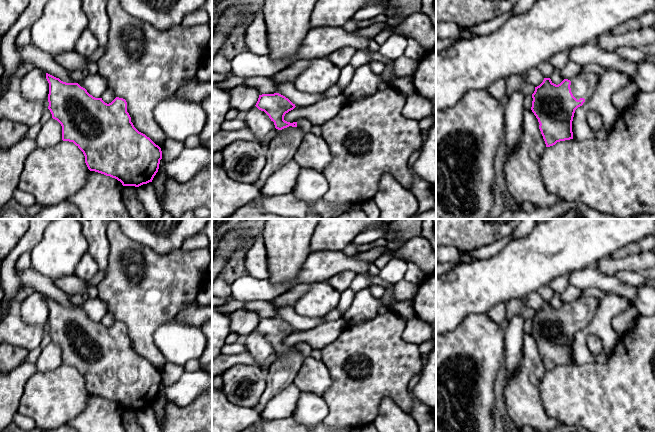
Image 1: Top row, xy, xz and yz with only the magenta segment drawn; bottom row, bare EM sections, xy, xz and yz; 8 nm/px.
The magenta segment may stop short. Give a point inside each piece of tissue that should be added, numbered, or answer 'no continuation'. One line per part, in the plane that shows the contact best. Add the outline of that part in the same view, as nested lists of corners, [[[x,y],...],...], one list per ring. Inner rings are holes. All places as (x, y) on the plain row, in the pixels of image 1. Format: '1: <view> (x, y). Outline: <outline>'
1: yz (583, 309). Outline: [[[581,296],[574,302],[568,303],[571,305],[571,316],[573,320],[579,324],[580,322],[584,322],[585,326],[583,329],[587,329],[587,327],[591,324],[598,308],[600,306],[601,299],[596,297],[583,297]]]

